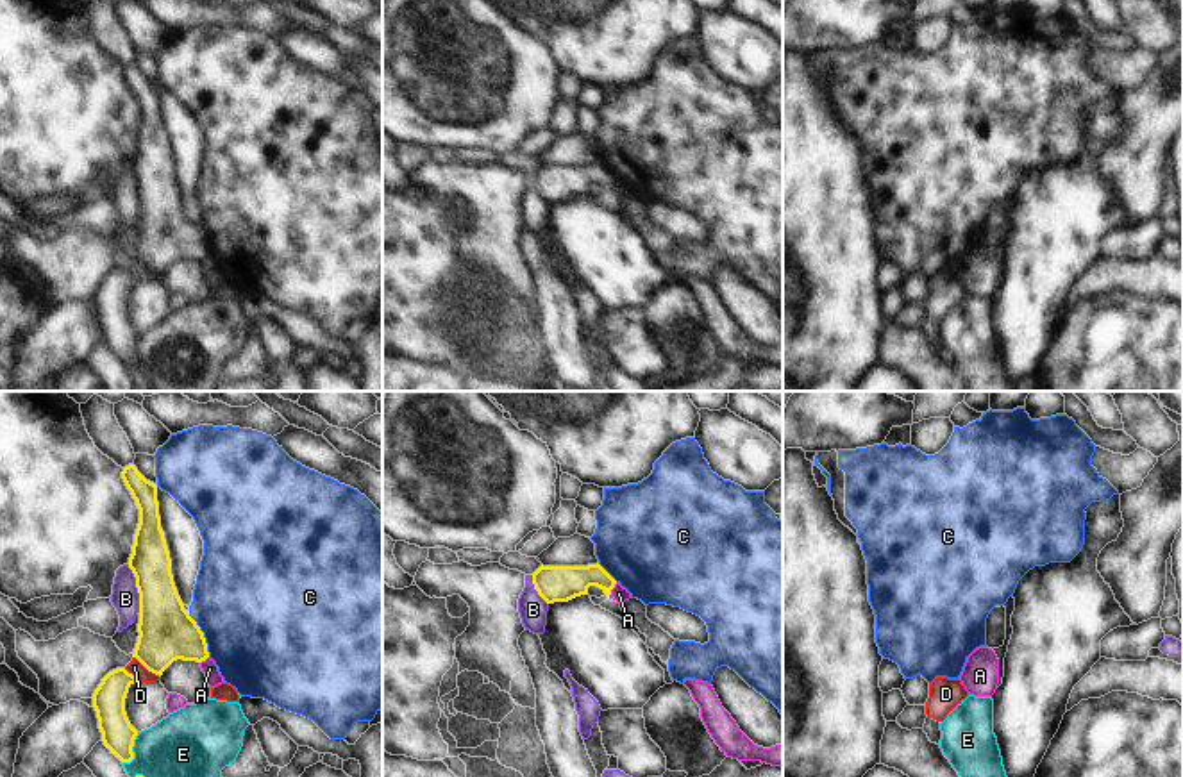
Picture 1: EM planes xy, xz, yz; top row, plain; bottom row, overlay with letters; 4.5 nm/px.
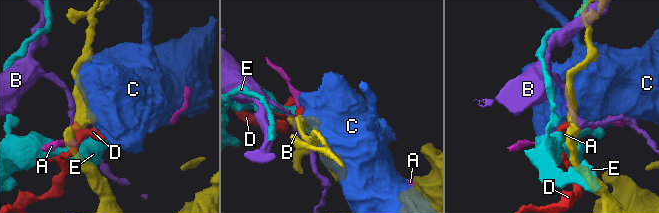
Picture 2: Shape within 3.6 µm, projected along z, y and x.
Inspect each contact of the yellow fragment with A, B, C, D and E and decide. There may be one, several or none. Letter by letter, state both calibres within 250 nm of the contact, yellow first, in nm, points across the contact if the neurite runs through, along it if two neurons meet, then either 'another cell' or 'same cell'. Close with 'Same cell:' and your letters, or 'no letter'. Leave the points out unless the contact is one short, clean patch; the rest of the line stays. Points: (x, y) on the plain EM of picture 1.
A: 160/70 nm | along xz (617, 183), (608, 195) | another cell
B: 260/120 nm | another cell
C: 260/500 nm | another cell
D: 260/70 nm | along xy (133, 256), (159, 277) | another cell
E: 150/380 nm | another cell
Same cell: no letter

